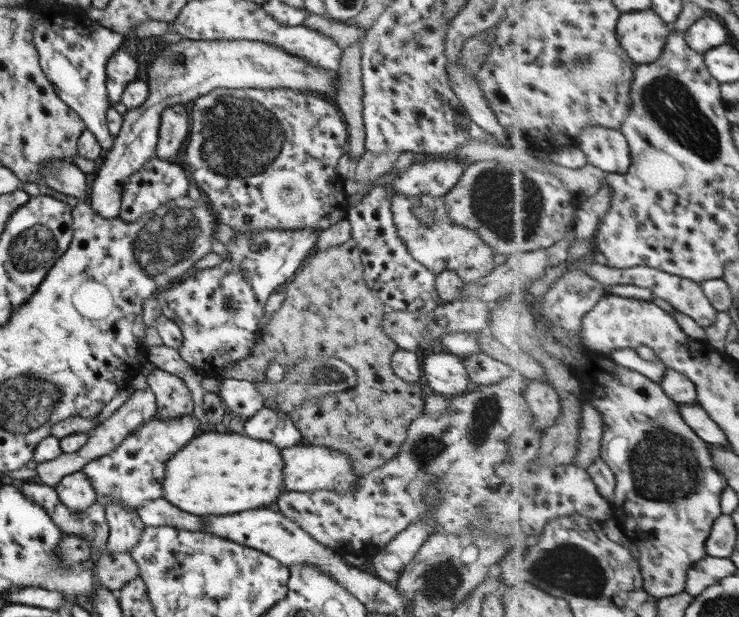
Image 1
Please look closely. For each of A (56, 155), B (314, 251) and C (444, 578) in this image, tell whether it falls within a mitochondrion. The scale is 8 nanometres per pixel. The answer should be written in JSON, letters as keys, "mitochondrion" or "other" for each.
{"A":"other","B":"other","C":"mitochondrion"}

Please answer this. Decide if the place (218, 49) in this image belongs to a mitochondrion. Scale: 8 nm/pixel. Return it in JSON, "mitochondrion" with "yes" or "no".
{"mitochondrion":"no"}

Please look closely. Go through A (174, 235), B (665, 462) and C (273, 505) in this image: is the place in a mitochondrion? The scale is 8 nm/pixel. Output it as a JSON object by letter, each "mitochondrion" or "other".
{"A":"mitochondrion","B":"mitochondrion","C":"other"}

